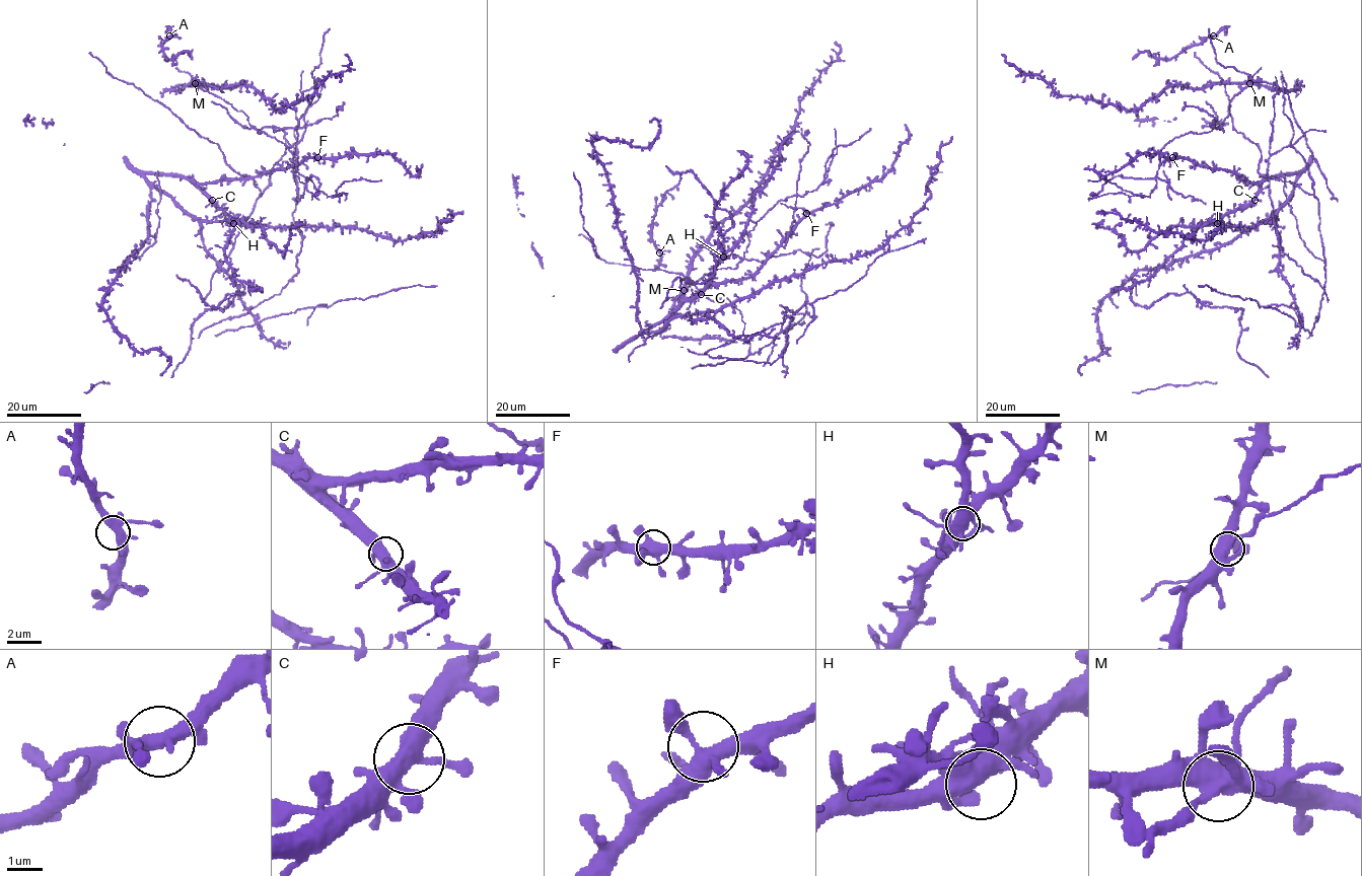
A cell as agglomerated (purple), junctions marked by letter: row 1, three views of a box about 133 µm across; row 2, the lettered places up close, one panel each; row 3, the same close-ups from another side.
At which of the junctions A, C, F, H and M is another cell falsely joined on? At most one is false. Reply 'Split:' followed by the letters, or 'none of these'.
Split: M

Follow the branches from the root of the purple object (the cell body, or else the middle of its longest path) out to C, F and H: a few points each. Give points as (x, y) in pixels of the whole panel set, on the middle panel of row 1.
C: (714, 319), (674, 316), (659, 331), (641, 333), (635, 338), (662, 322), (684, 302), (691, 302), (701, 294)
F: (714, 319), (674, 316), (659, 331), (635, 338), (664, 321), (706, 289), (749, 278), (806, 213)
H: (714, 319), (674, 316), (659, 331), (635, 338), (662, 322), (684, 302), (692, 301), (723, 257)

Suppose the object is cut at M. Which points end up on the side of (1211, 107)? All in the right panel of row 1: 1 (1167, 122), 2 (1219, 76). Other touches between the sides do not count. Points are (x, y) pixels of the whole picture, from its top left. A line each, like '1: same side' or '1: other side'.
1: other side
2: other side

